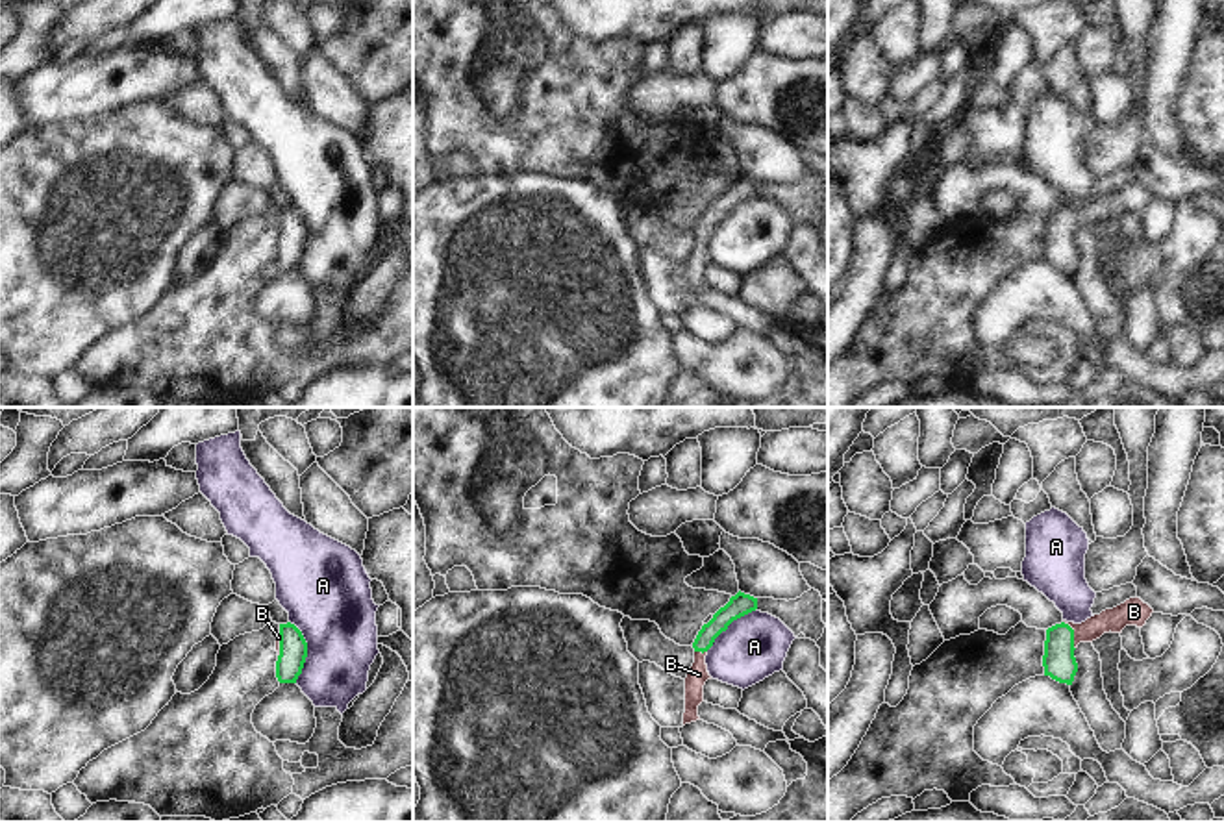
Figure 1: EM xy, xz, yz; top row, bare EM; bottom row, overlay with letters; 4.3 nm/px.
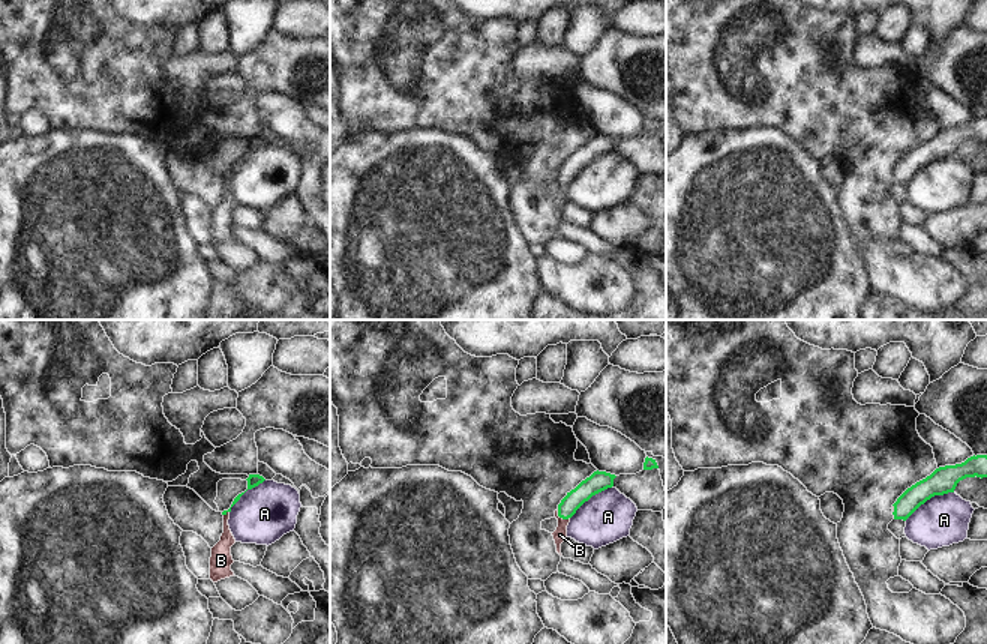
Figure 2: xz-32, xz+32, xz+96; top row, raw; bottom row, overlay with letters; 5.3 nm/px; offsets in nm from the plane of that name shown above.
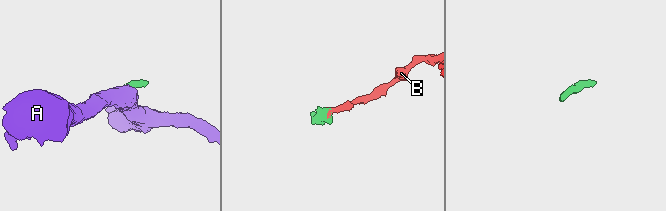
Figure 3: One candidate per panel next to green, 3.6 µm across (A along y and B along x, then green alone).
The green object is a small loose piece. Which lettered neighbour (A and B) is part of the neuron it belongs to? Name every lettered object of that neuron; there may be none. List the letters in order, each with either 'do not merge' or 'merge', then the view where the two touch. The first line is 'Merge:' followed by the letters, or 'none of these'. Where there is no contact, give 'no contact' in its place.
Merge: B
A: do not merge | xy
B: merge | yz

